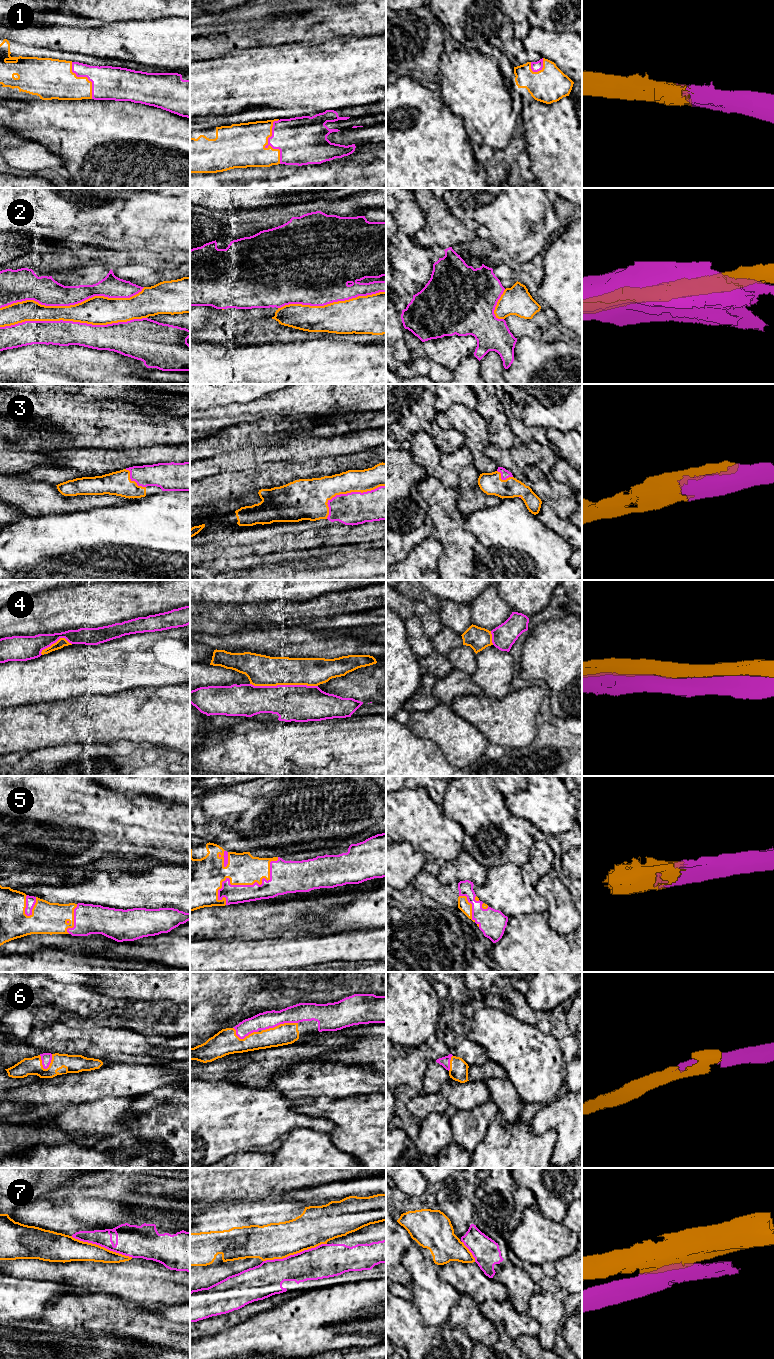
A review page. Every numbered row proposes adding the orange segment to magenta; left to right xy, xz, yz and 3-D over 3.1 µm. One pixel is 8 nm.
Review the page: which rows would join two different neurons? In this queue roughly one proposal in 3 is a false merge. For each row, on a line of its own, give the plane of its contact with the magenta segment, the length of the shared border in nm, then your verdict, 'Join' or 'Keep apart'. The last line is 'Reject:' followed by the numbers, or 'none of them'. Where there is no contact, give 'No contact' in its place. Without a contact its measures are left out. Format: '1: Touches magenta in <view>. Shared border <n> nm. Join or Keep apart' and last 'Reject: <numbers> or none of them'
1: Touches magenta in xz. Shared border 360 nm. Join
2: Touches magenta in xy. Shared border 1200 nm. Keep apart
3: Touches magenta in xz. Shared border 550 nm. Join
4: Touches magenta in xz. Shared border 550 nm. Keep apart
5: Touches magenta in xz. Shared border 600 nm. Join
6: Touches magenta in xz. Shared border 300 nm. Join
7: Touches magenta in xz. Shared border 550 nm. Keep apart
Reject: 2, 4, 7

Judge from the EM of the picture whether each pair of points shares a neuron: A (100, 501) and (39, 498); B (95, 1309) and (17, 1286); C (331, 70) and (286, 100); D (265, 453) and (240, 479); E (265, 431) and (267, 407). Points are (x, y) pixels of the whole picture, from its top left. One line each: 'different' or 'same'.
A: same
B: different
C: same
D: different
E: different

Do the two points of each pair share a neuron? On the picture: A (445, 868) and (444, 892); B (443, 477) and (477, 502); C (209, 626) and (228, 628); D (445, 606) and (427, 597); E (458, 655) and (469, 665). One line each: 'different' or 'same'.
A: different
B: different
C: same
D: different
E: same

